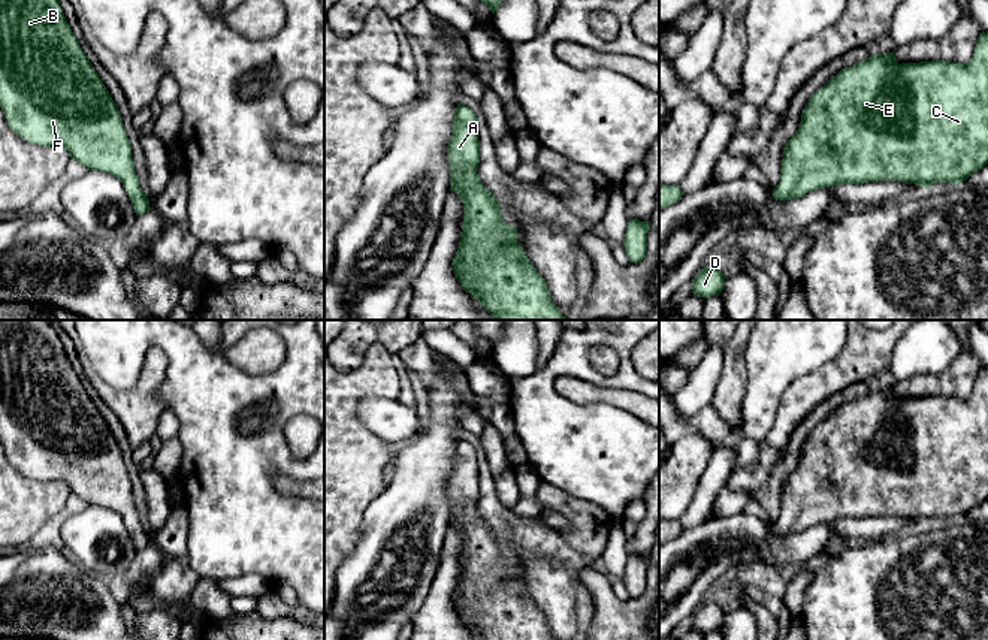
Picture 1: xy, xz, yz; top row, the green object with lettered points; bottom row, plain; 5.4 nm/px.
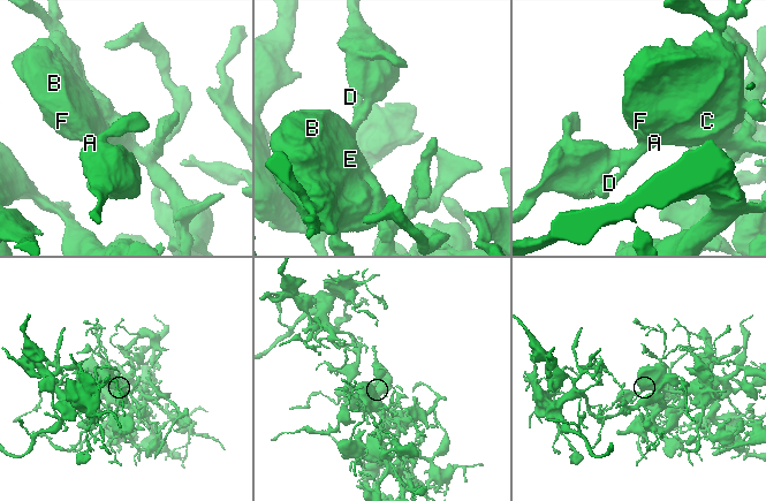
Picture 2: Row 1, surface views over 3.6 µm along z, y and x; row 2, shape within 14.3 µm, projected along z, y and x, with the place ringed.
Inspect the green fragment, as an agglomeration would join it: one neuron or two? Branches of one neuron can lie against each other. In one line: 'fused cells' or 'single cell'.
single cell

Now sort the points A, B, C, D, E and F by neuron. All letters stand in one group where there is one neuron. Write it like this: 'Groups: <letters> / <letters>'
Groups: A B C D E F

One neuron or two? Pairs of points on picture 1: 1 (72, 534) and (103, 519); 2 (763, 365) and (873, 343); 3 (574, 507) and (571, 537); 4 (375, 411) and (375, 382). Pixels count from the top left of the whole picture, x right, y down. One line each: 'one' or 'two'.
1: one
2: two
3: one
4: two

